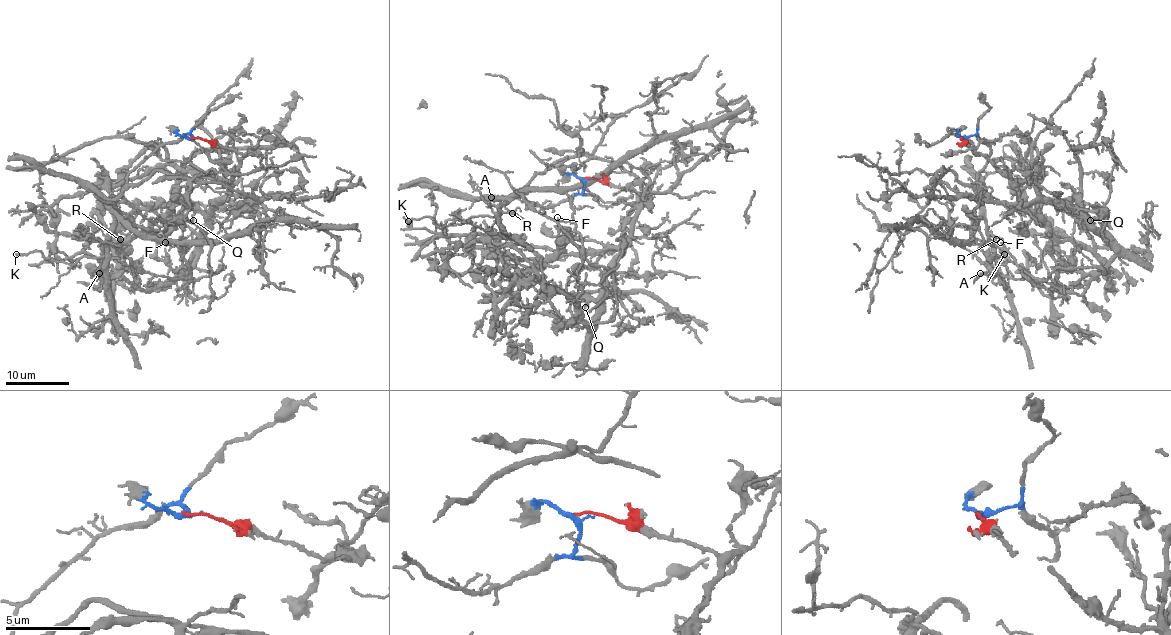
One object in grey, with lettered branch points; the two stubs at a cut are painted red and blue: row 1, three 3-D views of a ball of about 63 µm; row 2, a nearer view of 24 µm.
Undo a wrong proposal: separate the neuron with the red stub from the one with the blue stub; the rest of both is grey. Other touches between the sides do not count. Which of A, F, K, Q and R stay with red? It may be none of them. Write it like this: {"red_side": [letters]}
{"red_side": ["Q"]}

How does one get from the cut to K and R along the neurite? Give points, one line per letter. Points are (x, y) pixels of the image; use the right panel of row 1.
K: (962, 138), (976, 135), (990, 152), (974, 193), (992, 251), (1003, 264), (1008, 260), (1000, 251), (1005, 254)
R: (962, 138), (976, 135), (987, 144), (990, 152), (989, 162), (978, 174), (974, 189), (987, 232), (995, 240)

